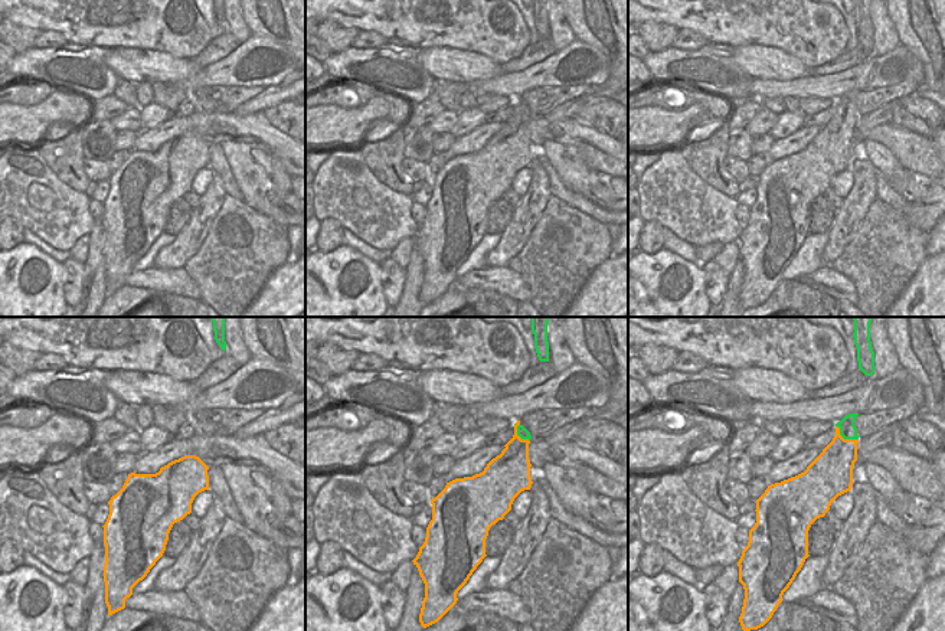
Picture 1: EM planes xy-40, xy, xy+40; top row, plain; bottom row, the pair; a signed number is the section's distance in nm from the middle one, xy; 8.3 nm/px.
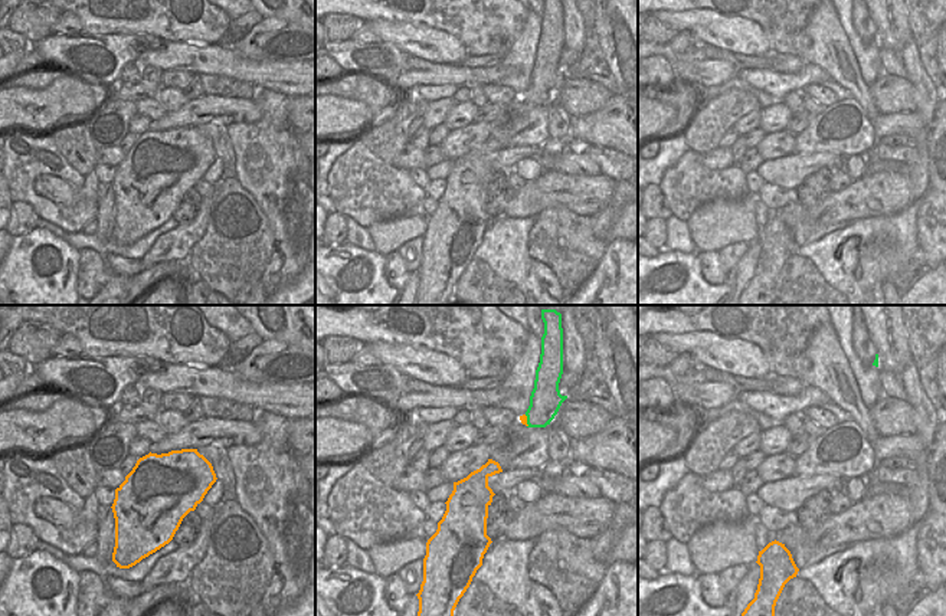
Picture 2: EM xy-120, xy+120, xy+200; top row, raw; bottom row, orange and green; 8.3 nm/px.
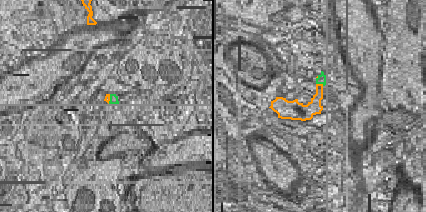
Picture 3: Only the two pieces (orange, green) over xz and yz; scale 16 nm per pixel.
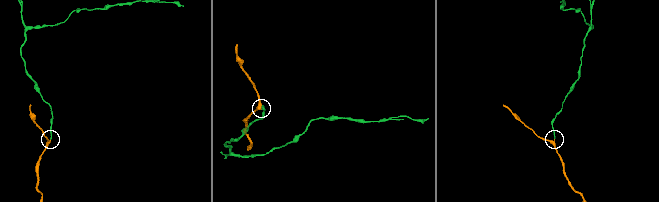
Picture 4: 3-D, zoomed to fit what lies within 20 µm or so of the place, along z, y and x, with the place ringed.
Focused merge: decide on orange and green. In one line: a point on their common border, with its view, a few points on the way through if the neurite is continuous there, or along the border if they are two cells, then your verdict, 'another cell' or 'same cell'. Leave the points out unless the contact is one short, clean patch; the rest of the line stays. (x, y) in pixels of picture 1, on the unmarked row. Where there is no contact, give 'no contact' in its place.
xy+40 (843, 115) | across xy+40 (834, 143), (843, 127), (843, 115), (847, 107) | same cell

